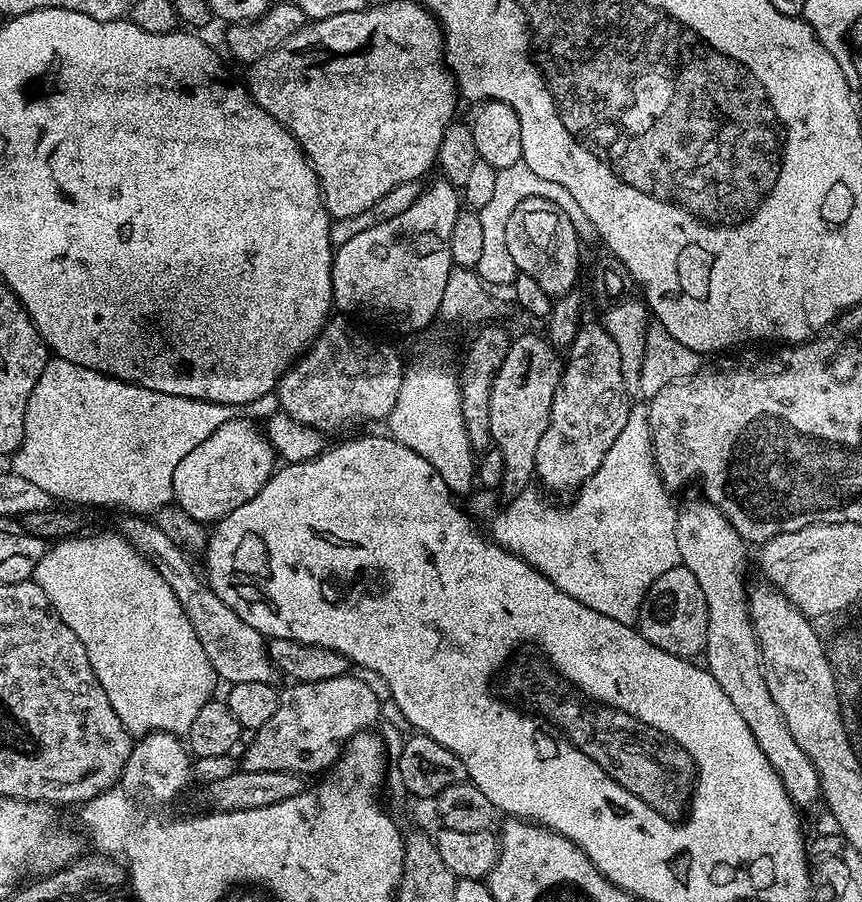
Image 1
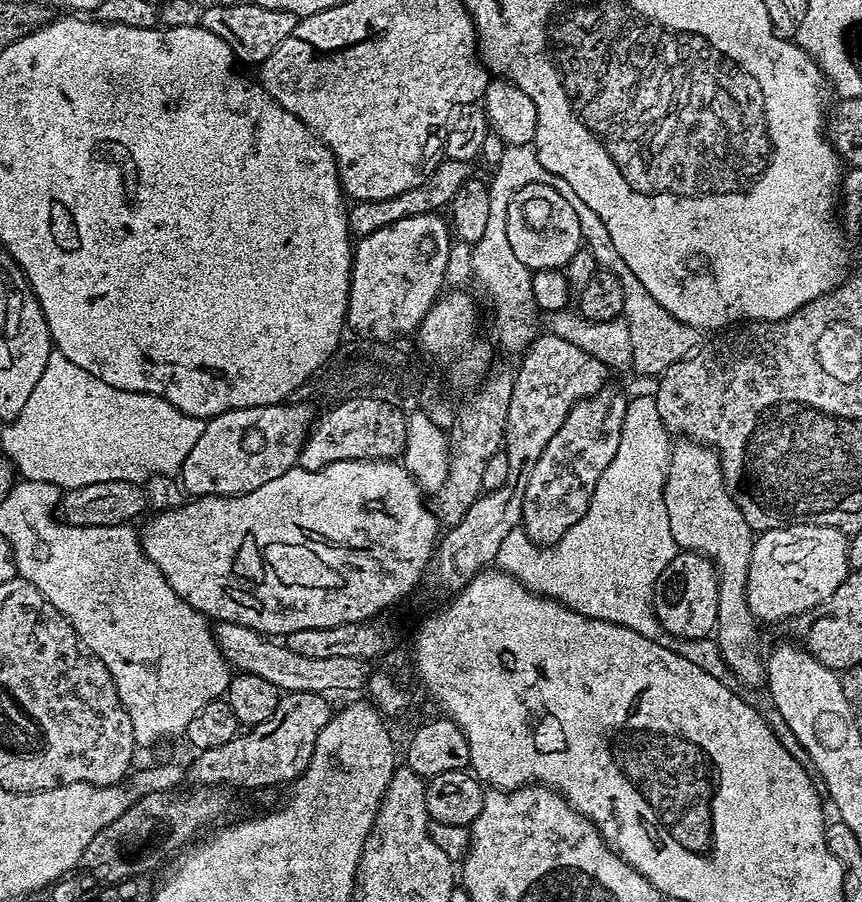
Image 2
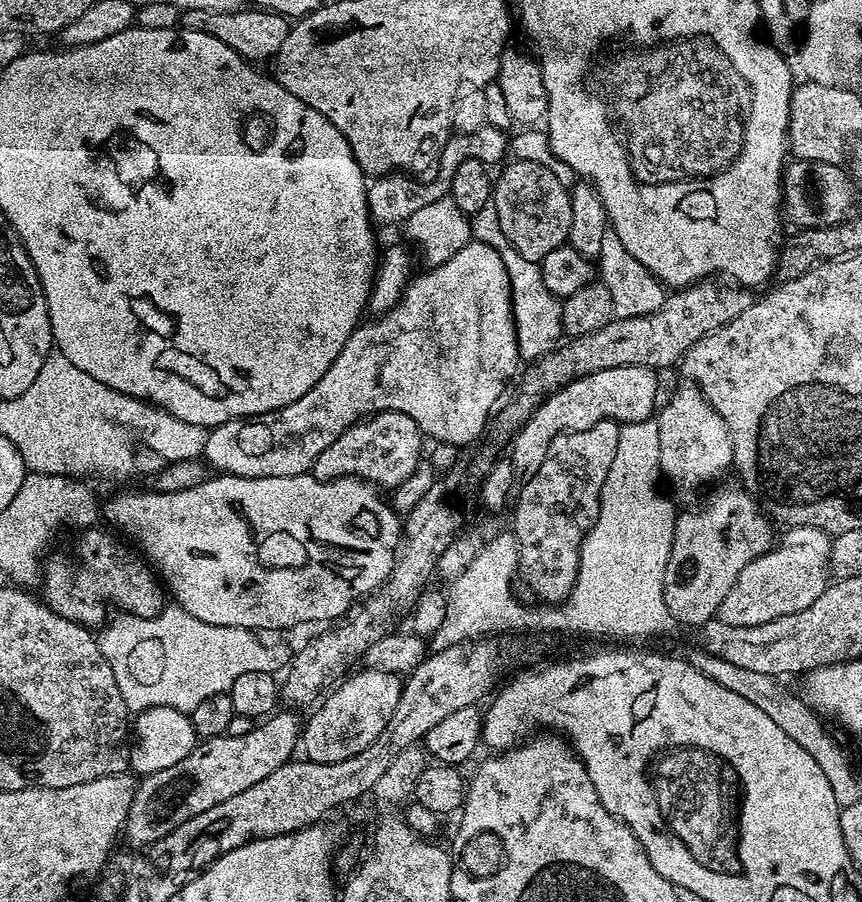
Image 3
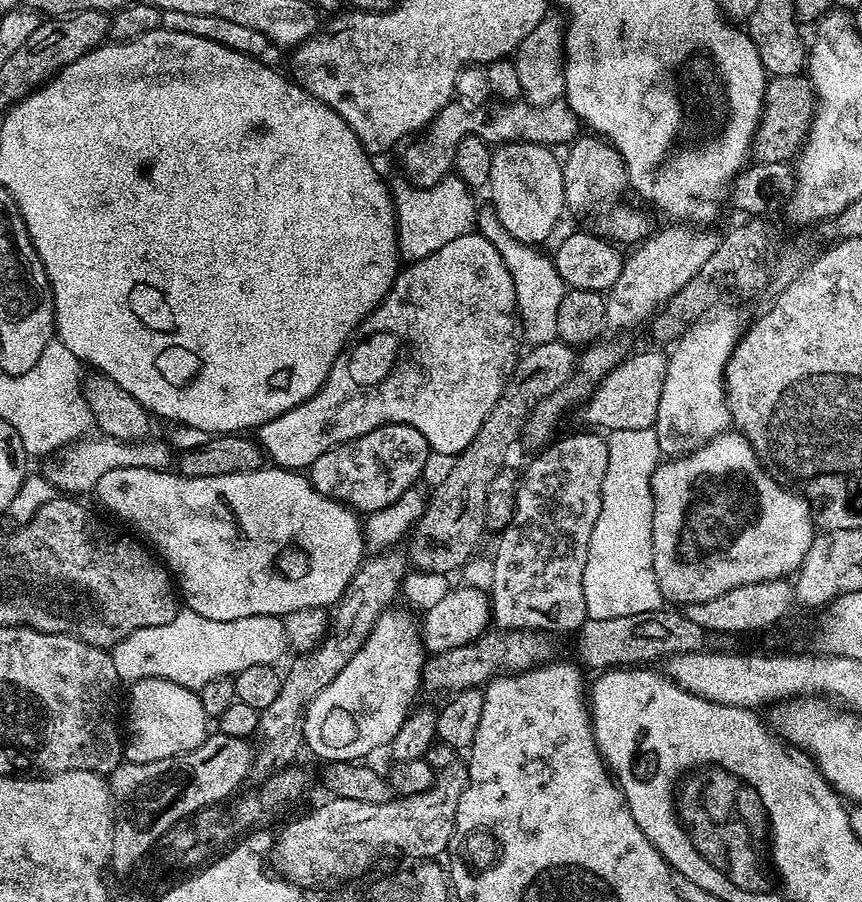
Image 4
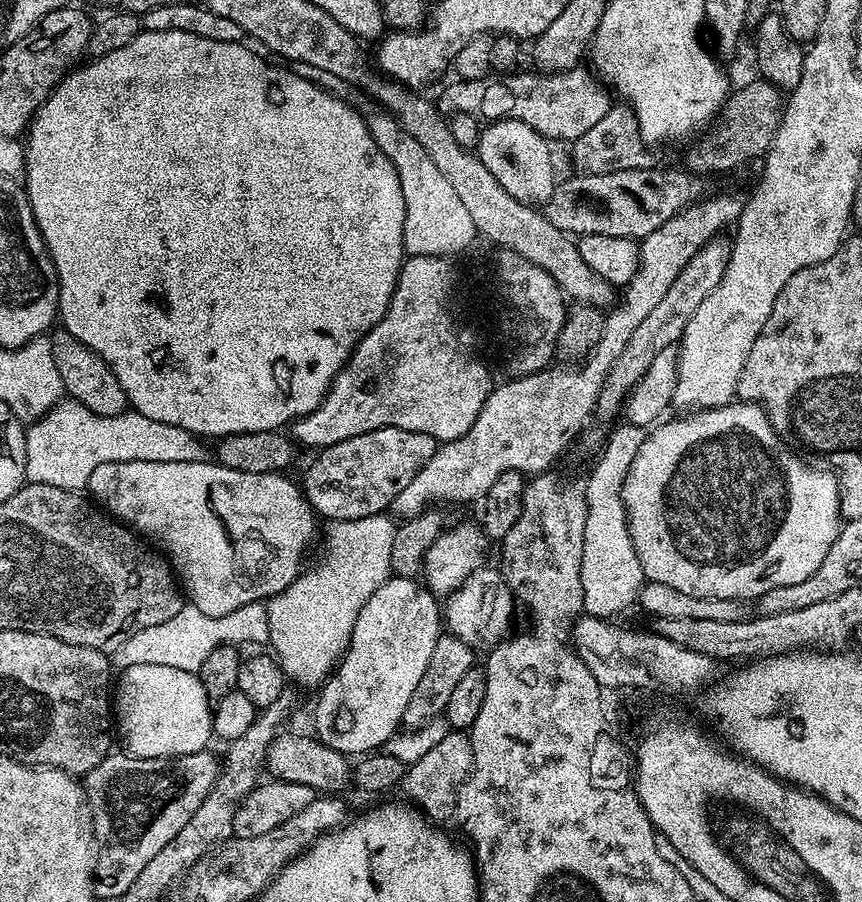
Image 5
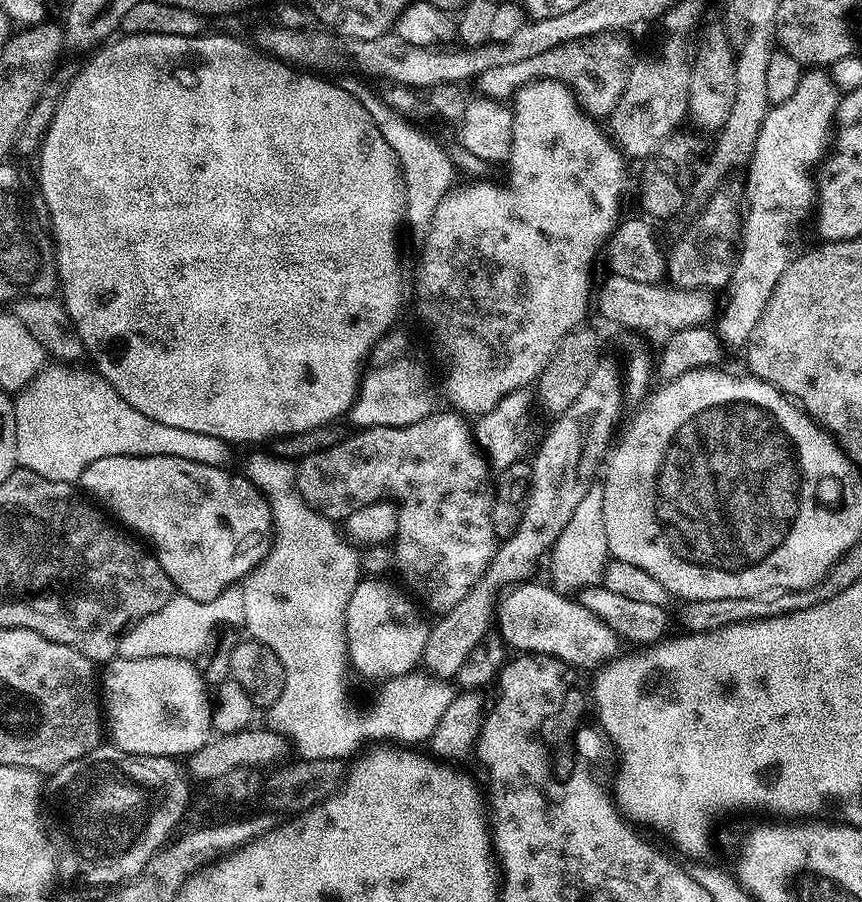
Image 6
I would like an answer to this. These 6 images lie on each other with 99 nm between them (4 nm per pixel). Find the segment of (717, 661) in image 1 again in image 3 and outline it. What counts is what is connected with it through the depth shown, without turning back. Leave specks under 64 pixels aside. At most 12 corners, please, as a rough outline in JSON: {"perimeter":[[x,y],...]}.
{"perimeter":[[695,386],[659,409],[660,470],[680,492],[732,463],[726,422]]}

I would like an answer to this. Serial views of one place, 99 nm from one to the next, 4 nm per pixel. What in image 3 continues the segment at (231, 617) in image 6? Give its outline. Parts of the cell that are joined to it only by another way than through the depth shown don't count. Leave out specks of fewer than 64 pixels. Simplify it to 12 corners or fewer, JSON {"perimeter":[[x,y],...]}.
{"perimeter":[[178,606],[114,616],[102,658],[132,714],[191,714],[286,645]]}

